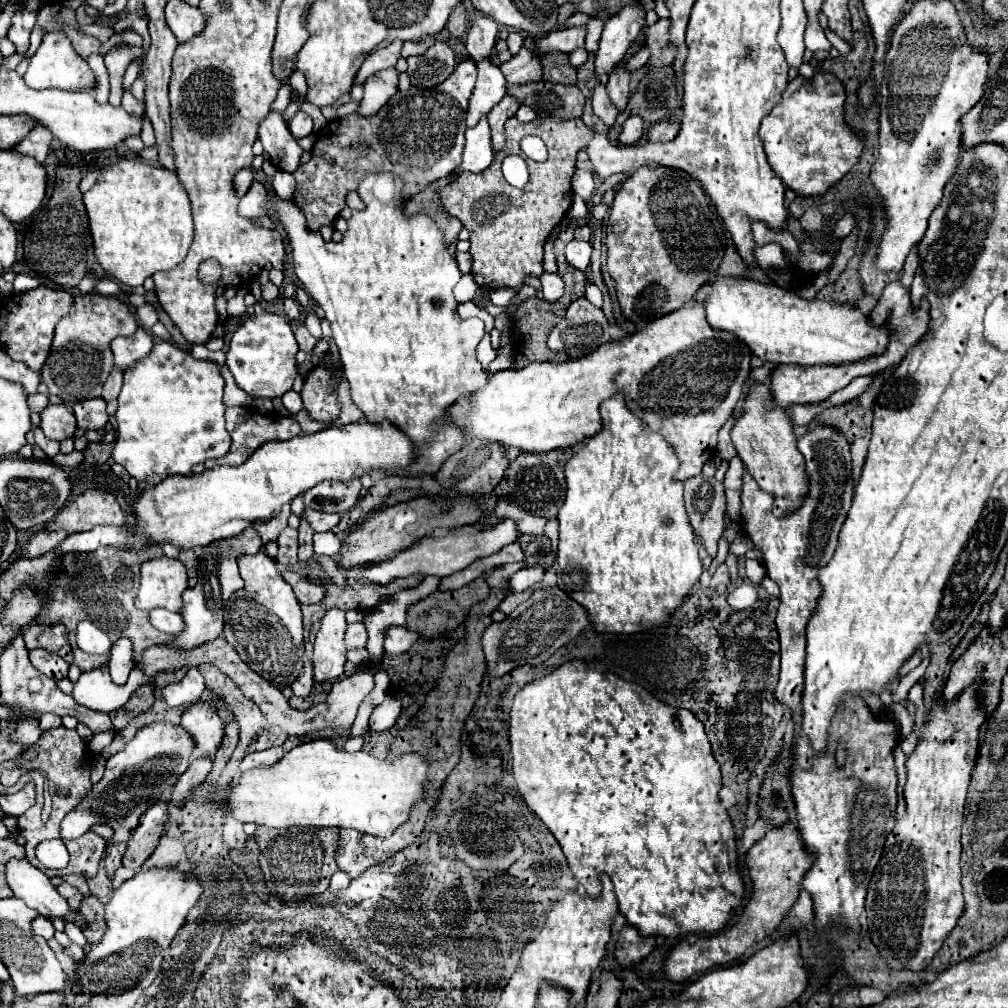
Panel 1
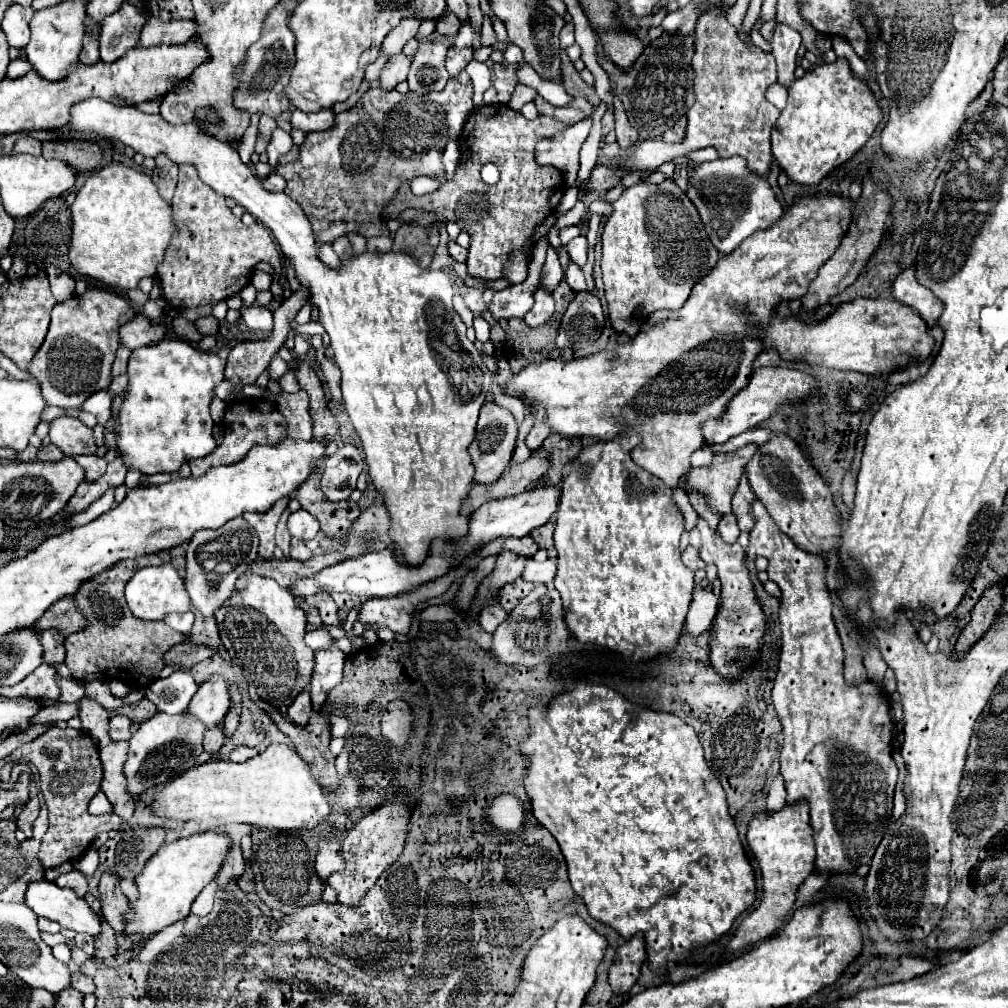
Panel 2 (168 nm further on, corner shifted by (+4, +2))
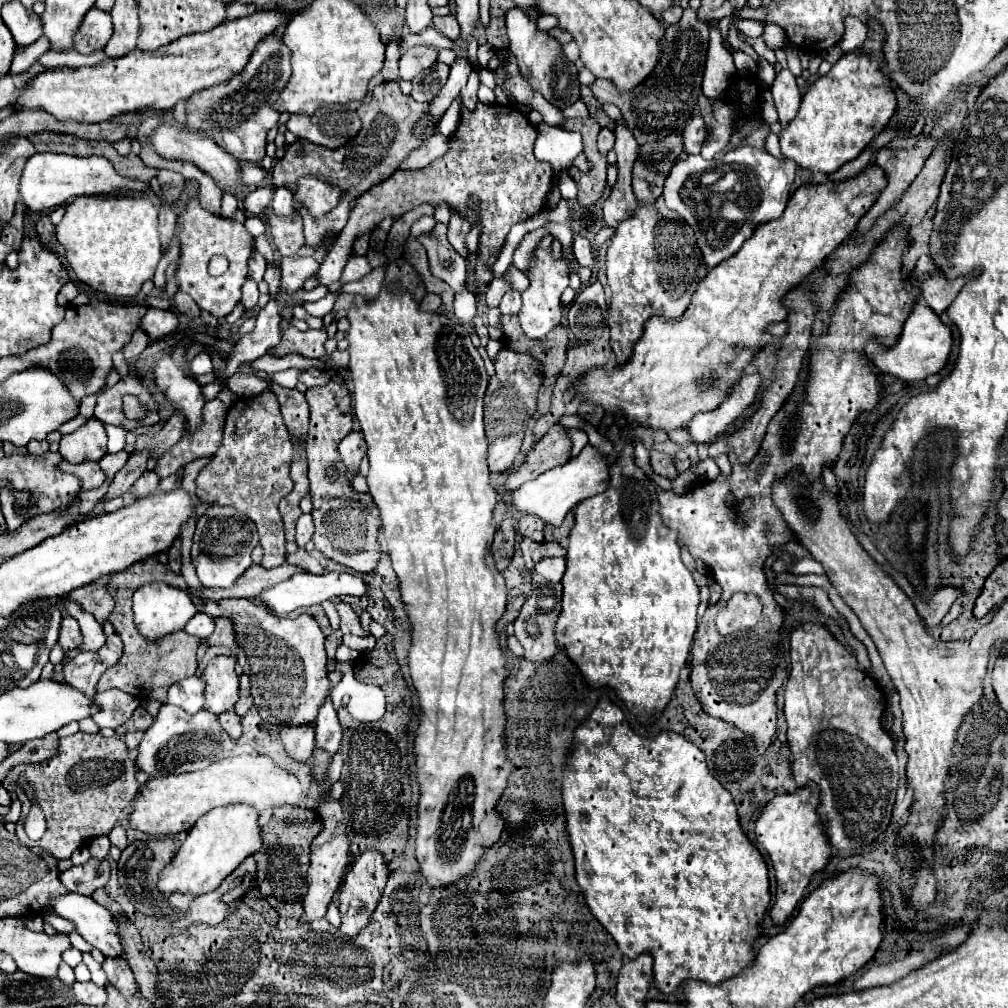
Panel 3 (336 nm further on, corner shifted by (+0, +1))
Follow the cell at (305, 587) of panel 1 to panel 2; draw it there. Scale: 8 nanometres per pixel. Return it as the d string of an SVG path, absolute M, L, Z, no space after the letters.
M320 592L320 594L314 594L314 596L306 596L304 598L306 604L310 606L316 606L320 610L320 616L322 616L322 622L324 624L334 624L334 626L342 626L344 622L338 620L336 612L338 612L338 606L334 604L332 596L326 594L326 592Z

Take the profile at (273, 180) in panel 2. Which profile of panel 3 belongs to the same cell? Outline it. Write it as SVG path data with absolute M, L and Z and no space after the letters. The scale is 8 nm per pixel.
M258 187L252 193L248 193L244 197L244 201L242 201L242 207L244 207L246 215L260 217L264 213L264 209L268 207L272 195L274 195L274 189L272 187Z

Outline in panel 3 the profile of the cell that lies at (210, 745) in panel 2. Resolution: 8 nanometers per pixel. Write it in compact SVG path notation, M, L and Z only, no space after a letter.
M226 711L226 713L218 715L218 721L220 721L222 729L226 729L232 739L240 739L242 725L240 725L240 717L234 711Z

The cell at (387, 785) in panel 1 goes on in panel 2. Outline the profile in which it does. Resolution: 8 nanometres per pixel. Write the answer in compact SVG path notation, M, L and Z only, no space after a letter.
M272 744L264 752L260 752L258 756L242 764L234 764L228 760L212 760L196 768L190 768L188 772L178 776L174 782L170 782L166 788L156 792L154 814L180 820L180 822L196 820L196 822L202 822L204 826L222 826L222 824L240 822L240 824L250 824L258 828L276 828L276 830L298 830L298 828L314 830L316 826L326 822L328 816L332 814L332 802L338 802L346 816L354 812L362 802L362 790L364 786L358 780L358 776L352 770L348 770L344 778L338 782L338 786L326 792L326 788L312 776L310 764L302 760L292 746Z

